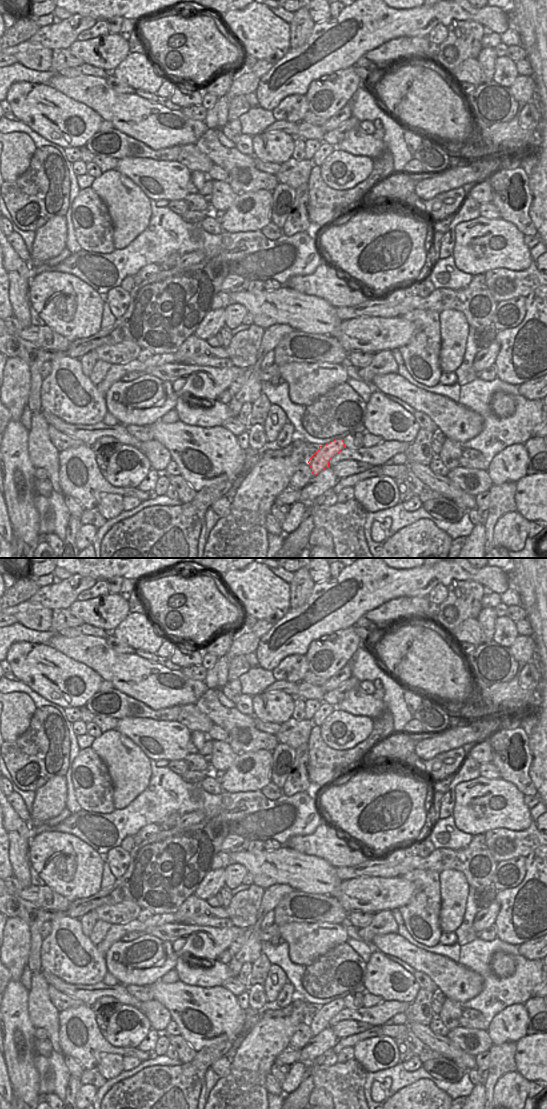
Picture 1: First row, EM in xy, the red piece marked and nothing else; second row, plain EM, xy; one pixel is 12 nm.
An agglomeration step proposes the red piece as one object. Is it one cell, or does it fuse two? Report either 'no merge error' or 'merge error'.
no merge error

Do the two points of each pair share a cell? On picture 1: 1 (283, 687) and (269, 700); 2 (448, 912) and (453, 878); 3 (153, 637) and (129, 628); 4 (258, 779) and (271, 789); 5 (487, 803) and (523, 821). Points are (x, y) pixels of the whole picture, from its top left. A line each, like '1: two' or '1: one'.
1: two
2: one
3: one
4: two
5: one

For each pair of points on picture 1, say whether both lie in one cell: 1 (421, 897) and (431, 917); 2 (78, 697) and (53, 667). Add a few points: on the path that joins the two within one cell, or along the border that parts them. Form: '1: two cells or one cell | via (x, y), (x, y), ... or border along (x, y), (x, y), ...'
1: one cell | via (425, 902), (425, 907), (430, 912)
2: one cell | via (70, 690), (55, 675)

